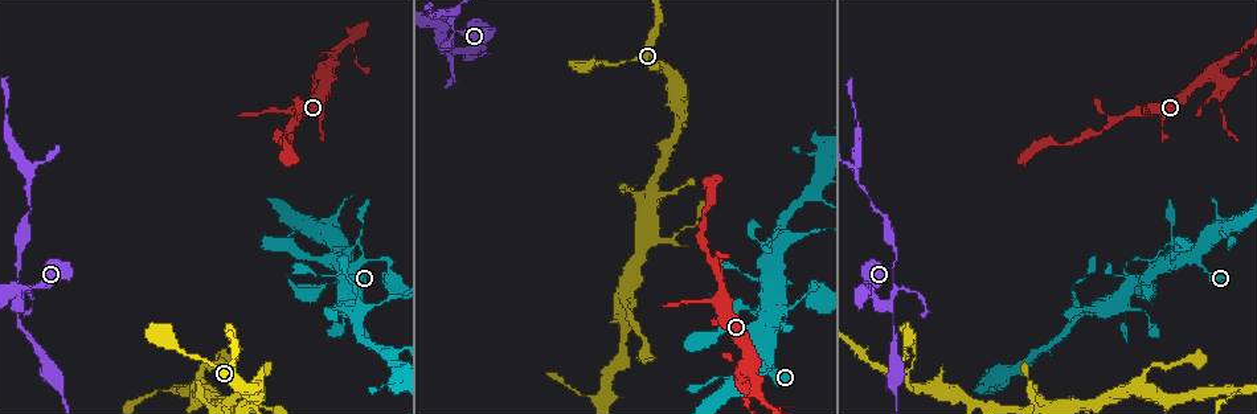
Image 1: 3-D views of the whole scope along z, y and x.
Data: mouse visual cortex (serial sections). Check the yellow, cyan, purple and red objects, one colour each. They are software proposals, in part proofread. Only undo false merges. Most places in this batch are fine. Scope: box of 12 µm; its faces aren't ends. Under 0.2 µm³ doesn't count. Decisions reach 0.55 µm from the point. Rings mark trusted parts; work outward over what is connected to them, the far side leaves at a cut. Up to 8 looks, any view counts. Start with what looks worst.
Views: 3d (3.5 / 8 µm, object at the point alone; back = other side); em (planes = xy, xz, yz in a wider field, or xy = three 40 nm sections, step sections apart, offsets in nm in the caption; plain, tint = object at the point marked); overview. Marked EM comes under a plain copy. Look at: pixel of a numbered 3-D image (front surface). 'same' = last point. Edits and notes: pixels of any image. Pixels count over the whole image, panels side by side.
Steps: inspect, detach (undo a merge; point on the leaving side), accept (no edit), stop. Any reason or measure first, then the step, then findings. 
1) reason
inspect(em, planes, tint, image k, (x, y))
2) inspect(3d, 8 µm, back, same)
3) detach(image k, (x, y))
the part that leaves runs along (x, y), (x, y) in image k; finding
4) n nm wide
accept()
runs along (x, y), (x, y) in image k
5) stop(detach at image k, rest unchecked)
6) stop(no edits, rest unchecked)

arms part here
inspect(3d, 8 µm, back, image 1, (885, 304))

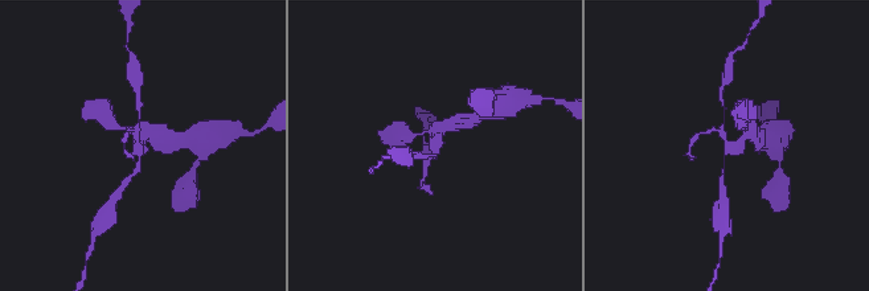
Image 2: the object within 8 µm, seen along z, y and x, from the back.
inspect(3d, 3.5 µm, image 2, (730, 147))

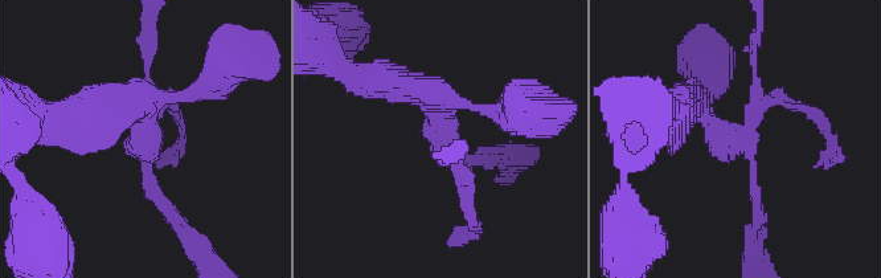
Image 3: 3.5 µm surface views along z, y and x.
now the EM
inspect(em, xy, step 1, tint, image 3, (442, 134))

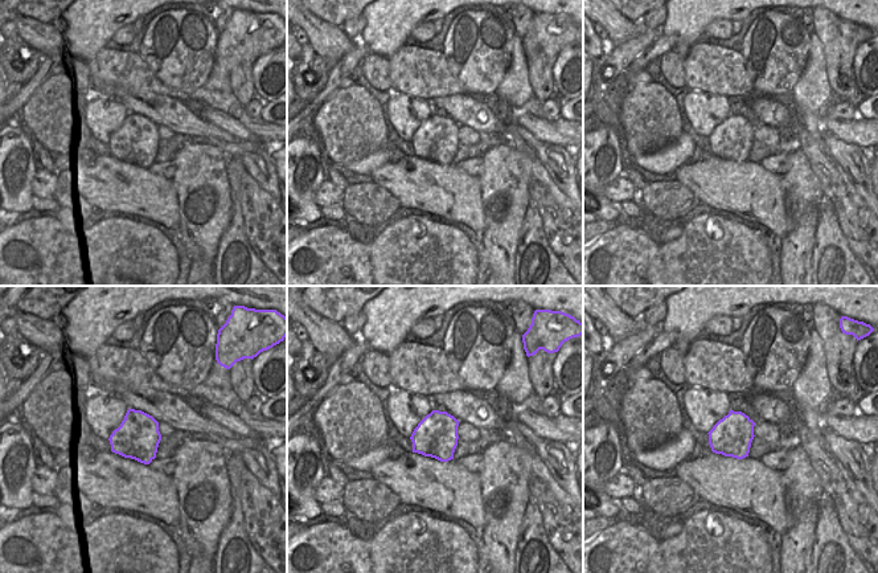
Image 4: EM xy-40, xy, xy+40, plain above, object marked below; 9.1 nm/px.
detach(image 3, (458, 176))
the part that leaves runs along (746, 130), (759, 28) in image 3; a second cell is stuck on

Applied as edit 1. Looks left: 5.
sudden change in width
inspect(3d, 3.5 µm, image 1, (604, 393))

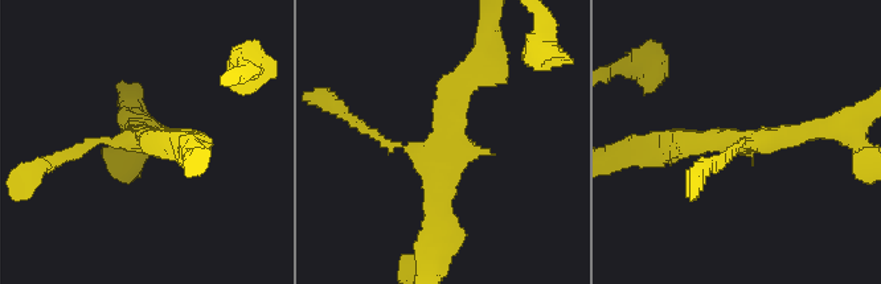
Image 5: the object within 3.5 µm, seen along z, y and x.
now the EM
inspect(em, xy, step 3, tint, image 5, (445, 143))

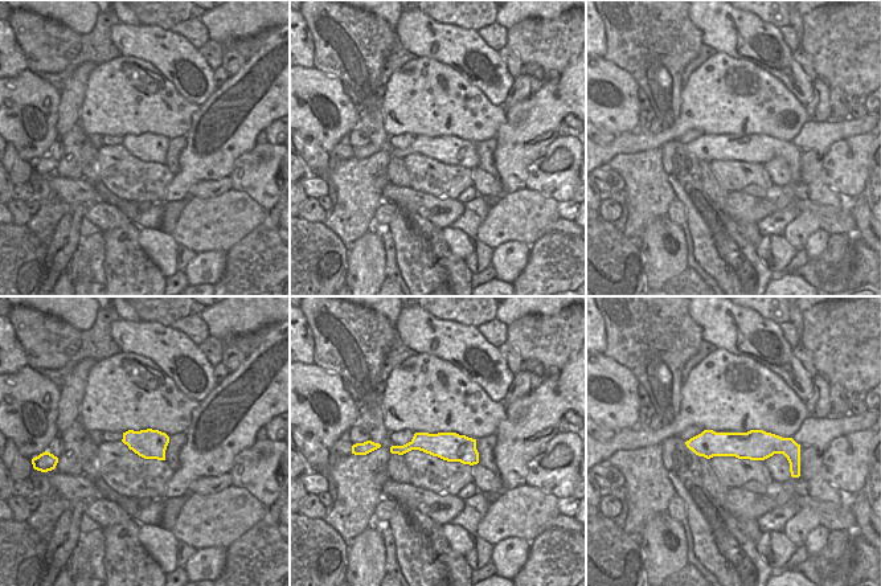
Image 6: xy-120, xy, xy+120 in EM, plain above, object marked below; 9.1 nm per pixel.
accept()
runs along (184, 147), (123, 139), (70, 155) in image 5; all the same cell

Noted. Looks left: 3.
looks like a crossing
inspect(3d, 3.5 µm, image 1, (769, 316))

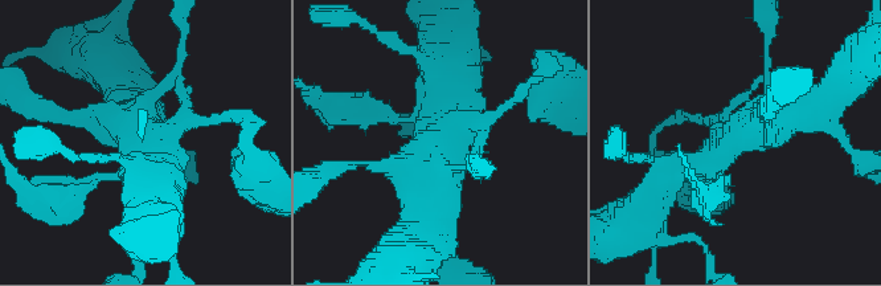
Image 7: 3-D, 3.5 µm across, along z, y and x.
shape alone is not enough
inspect(em, xy, step 1, tint, image 7, (734, 139))

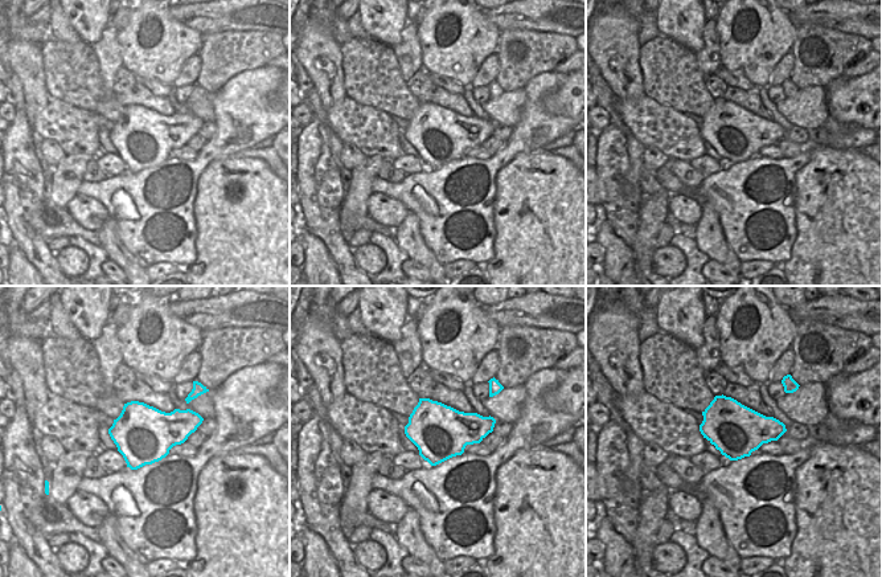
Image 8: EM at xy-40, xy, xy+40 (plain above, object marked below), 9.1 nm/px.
inspect(em, xy, step 3, tint, same)

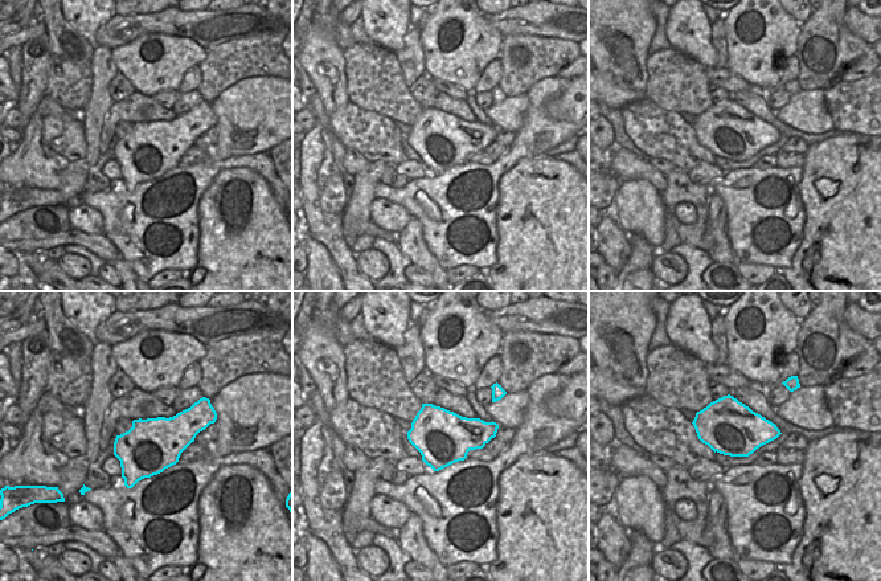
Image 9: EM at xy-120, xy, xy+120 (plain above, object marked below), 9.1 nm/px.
accept()
runs along (811, 110), (744, 130), (663, 183) in image 7; one cell here

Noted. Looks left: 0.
stop(detach at image 3, rest unchecked)

